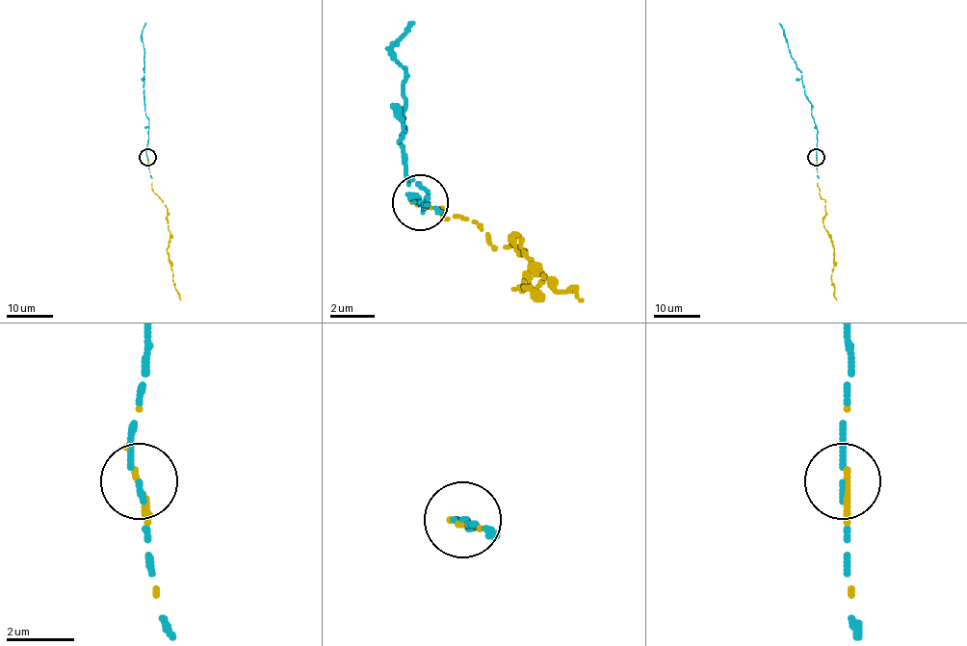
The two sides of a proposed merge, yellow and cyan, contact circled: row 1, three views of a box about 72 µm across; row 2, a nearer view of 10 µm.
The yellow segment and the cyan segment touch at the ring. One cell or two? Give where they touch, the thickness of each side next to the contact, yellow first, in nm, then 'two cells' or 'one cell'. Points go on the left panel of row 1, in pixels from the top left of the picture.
at (147, 157); 200 nm thick on the yellow side, 130 nm on the other; one cell

